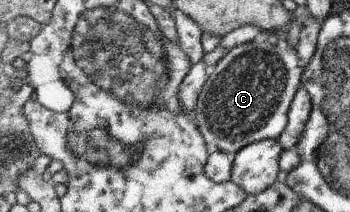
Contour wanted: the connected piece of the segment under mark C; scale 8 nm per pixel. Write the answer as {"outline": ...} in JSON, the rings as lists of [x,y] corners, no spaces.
{"outline":[[[261,31],[251,42],[233,47],[227,56],[214,66],[211,75],[203,84],[193,114],[202,136],[214,150],[237,153],[237,150],[241,151],[248,144],[265,139],[279,139],[289,126],[290,104],[301,86],[305,69],[296,50],[291,50],[283,42],[271,45],[266,40],[267,36],[267,32]]]}

